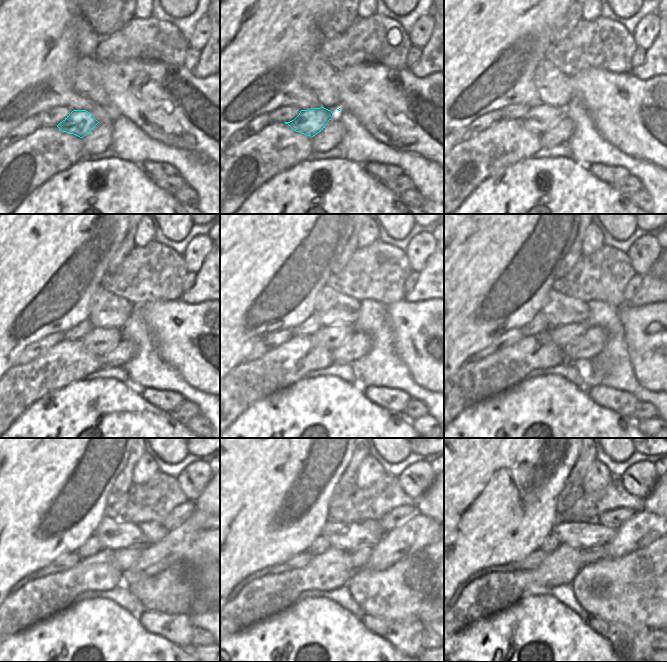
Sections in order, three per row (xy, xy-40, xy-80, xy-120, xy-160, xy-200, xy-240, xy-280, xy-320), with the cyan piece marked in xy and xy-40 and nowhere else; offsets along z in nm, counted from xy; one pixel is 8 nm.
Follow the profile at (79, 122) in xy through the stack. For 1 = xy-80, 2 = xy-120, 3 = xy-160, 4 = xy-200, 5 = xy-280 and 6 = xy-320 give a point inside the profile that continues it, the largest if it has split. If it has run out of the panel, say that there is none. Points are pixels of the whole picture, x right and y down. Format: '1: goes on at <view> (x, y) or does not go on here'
1: goes on at xy-80 (540, 119)
2: goes on at xy-120 (99, 341)
3: goes on at xy-160 (331, 337)
4: goes on at xy-200 (564, 336)
5: goes on at xy-280 (359, 557)
6: goes on at xy-320 (592, 554)

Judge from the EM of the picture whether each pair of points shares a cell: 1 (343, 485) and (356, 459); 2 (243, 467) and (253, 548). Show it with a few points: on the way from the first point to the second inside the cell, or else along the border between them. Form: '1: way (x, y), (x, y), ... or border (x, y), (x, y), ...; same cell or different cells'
1: way (349, 479), (353, 465); same cell
2: way (245, 487), (245, 528); same cell

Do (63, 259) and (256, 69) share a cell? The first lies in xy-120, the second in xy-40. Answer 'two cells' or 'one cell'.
one cell

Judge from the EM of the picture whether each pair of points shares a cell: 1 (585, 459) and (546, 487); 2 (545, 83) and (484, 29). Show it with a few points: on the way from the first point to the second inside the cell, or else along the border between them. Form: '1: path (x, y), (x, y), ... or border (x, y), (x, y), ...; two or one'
1: border (580, 449), (577, 460), (559, 491); two
2: border (544, 57), (533, 75), (533, 84), (538, 96); two

